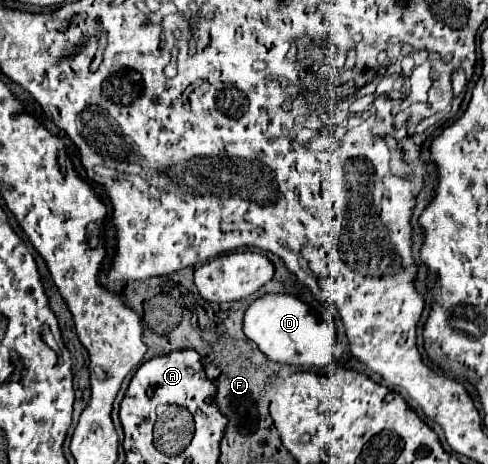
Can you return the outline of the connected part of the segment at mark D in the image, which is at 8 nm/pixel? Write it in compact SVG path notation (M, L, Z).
M269 293L255 299L245 311L245 335L257 343L267 359L287 365L325 367L333 363L335 323L317 319L309 305L289 293Z

